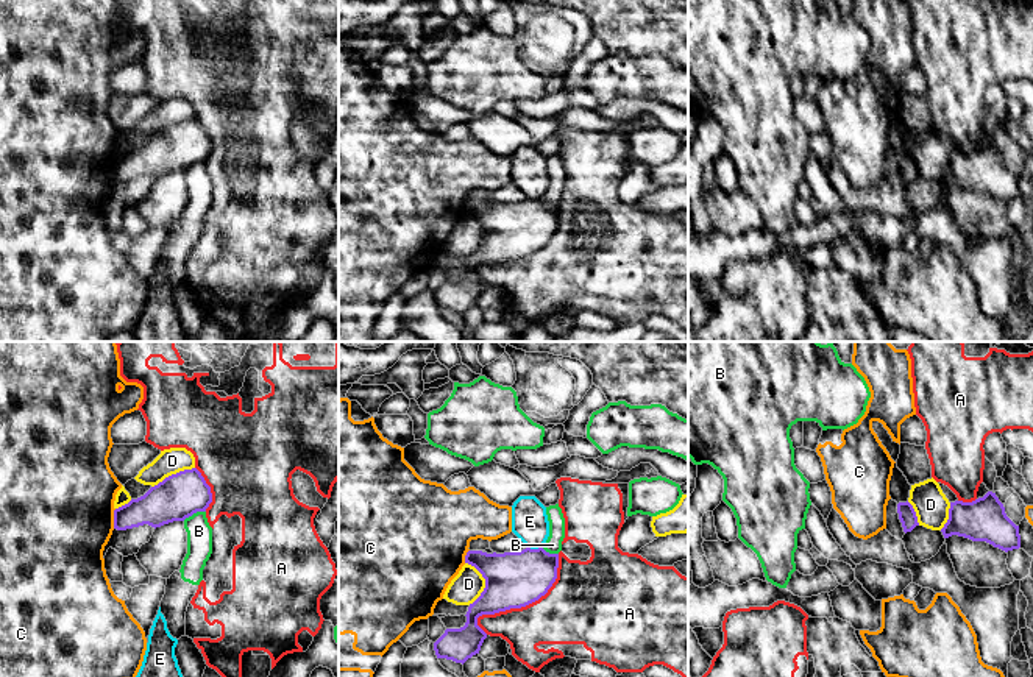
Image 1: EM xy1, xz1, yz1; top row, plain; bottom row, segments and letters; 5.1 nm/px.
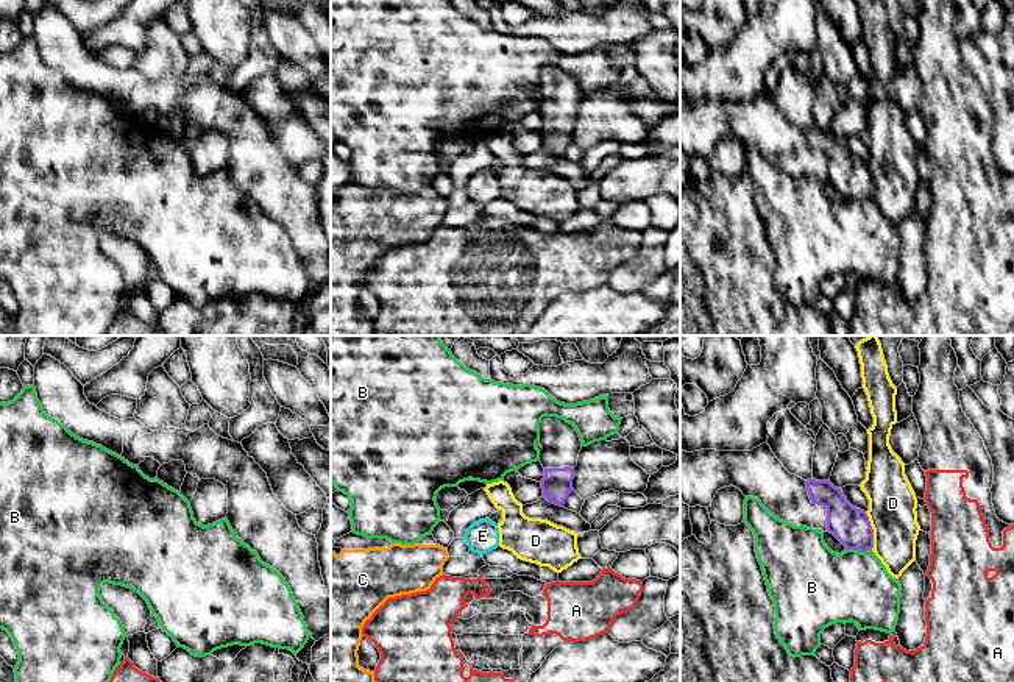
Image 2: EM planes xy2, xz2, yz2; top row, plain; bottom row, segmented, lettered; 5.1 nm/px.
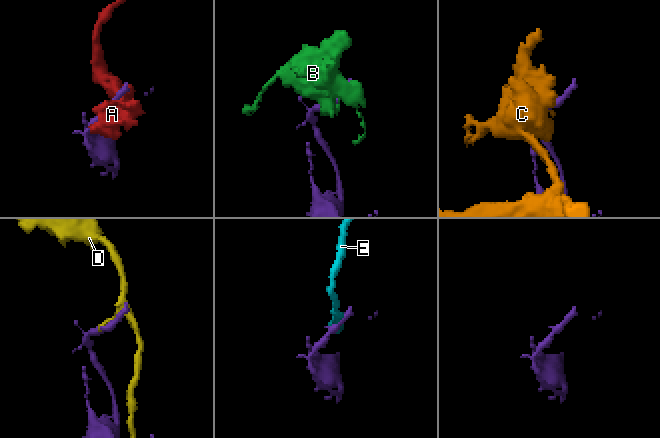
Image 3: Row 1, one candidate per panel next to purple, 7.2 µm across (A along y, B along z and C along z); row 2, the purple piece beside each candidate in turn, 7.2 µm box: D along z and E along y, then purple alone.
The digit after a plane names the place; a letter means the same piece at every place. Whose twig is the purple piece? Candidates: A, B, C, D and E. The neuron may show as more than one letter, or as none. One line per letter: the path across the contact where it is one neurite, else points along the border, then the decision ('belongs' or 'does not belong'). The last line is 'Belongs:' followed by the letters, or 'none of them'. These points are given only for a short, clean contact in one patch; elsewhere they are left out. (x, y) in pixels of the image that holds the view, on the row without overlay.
A: does not belong
B: does not belong
C: does not belong
D: does not belong
E: does not belong
Belongs: none of them

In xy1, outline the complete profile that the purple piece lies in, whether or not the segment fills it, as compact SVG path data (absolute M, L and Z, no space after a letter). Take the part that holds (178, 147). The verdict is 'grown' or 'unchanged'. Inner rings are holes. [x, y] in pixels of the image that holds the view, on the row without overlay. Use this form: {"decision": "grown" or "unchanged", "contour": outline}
{"decision": "unchanged", "contour": "M197 119L165 128L144 147L114 161L114 179L126 181L148 175L161 178L206 162L212 153L211 137Z"}

